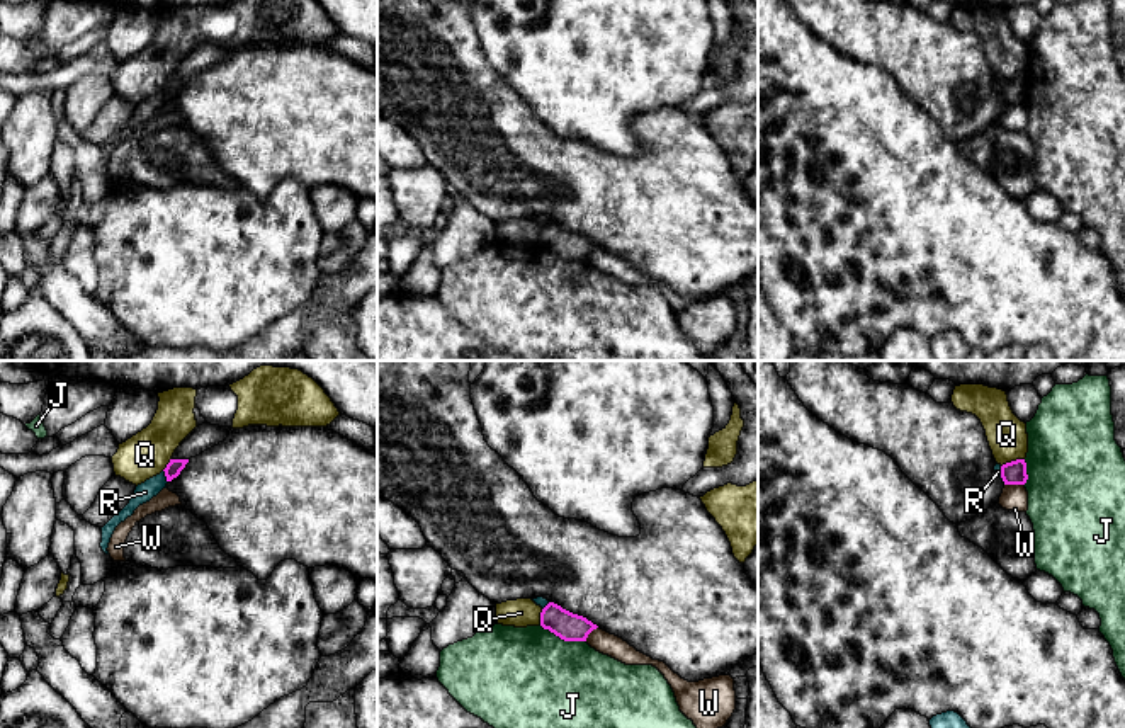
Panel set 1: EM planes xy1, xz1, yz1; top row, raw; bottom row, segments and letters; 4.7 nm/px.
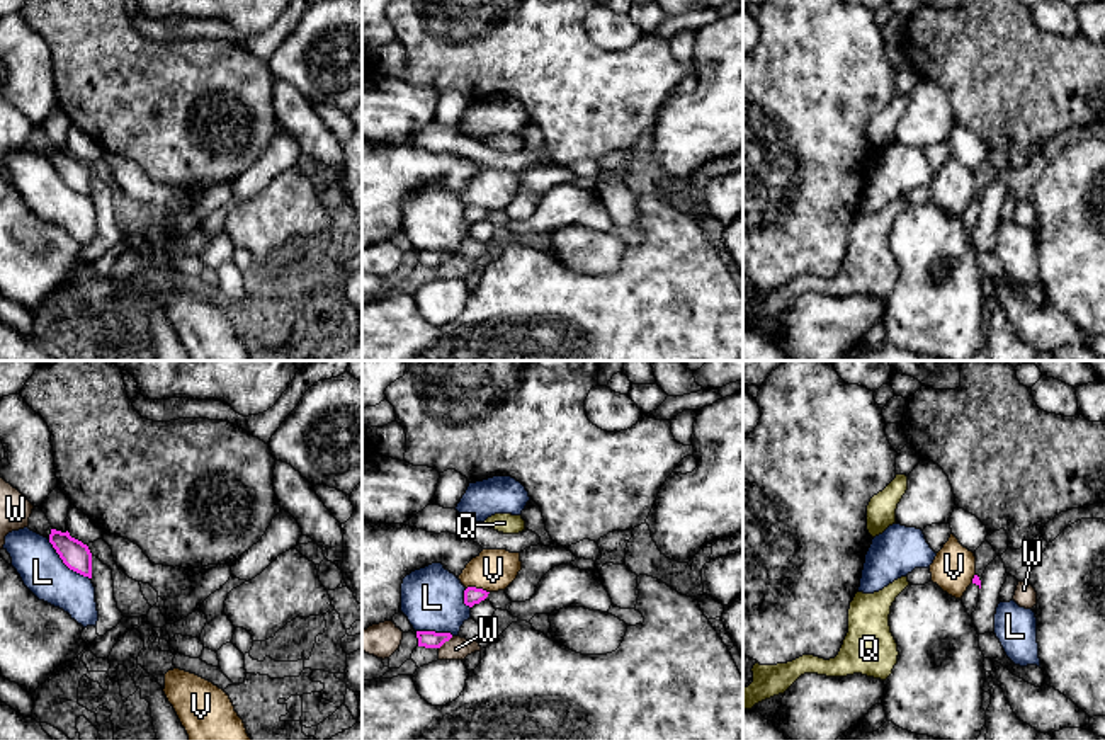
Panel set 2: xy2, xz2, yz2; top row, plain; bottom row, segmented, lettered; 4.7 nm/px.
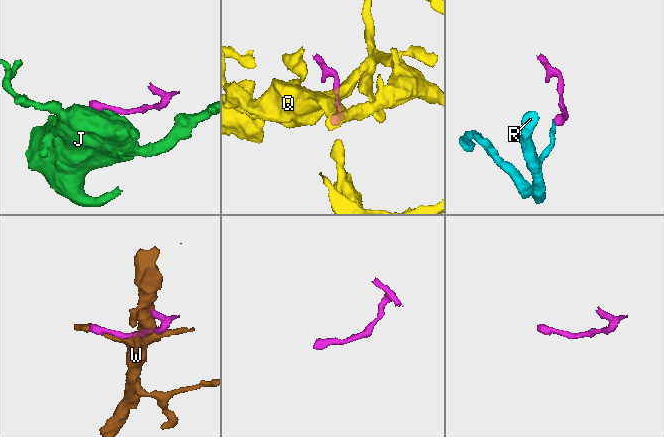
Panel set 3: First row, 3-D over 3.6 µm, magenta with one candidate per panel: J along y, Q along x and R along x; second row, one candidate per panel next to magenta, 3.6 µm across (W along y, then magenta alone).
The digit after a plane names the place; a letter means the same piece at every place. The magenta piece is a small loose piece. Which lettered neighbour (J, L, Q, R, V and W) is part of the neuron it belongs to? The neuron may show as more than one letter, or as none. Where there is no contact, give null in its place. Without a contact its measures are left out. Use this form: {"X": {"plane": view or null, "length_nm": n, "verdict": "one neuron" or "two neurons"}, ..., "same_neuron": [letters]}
{"J": {"plane": "xz1", "length_nm": 240, "verdict": "two neurons"}, "L": {"plane": "xy2", "length_nm": 280, "verdict": "two neurons"}, "Q": {"plane": "yz1", "length_nm": 120, "verdict": "two neurons"}, "R": {"plane": "xy1", "length_nm": 70, "verdict": "two neurons"}, "V": {"plane": "xz2", "length_nm": 110, "verdict": "two neurons"}, "W": {"plane": "yz1", "length_nm": 100, "verdict": "two neurons"}, "same_neuron": []}

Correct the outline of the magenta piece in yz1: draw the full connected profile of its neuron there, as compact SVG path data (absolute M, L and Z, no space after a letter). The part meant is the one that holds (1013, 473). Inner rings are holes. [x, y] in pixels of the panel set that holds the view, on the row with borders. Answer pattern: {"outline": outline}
{"outline": "M1016 459L1001 466L1004 485L1025 485L1028 480L1025 459Z"}

